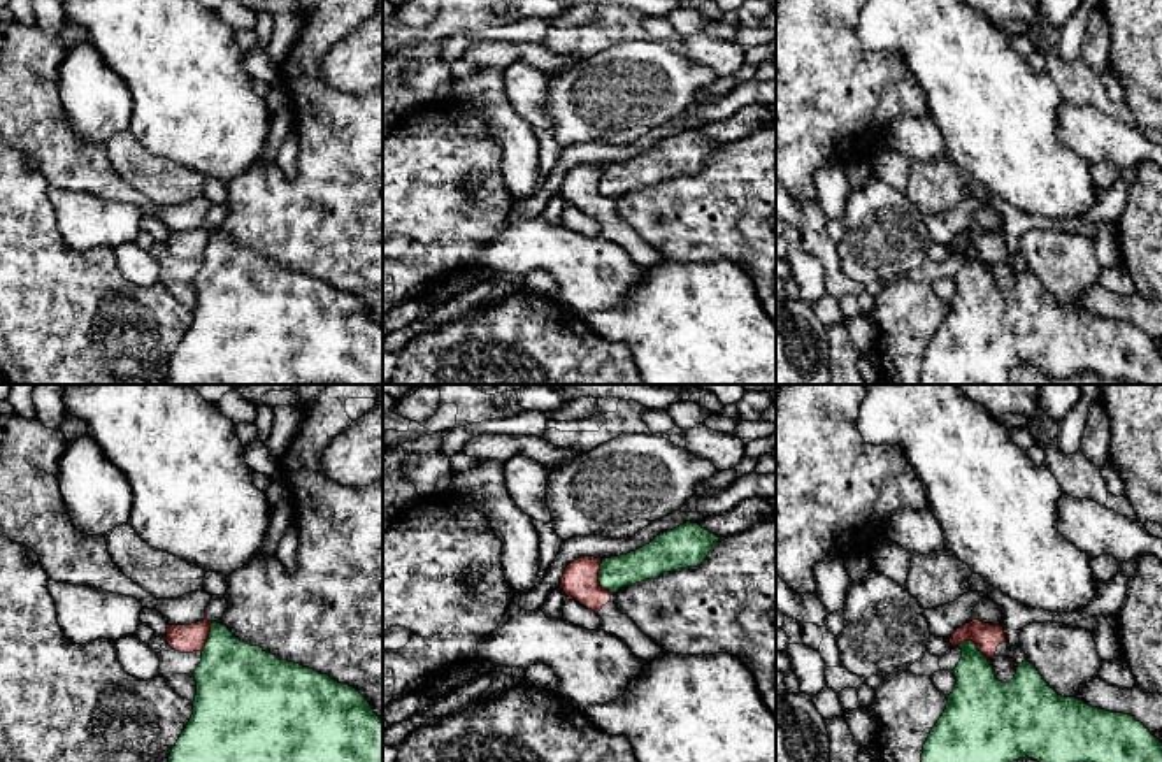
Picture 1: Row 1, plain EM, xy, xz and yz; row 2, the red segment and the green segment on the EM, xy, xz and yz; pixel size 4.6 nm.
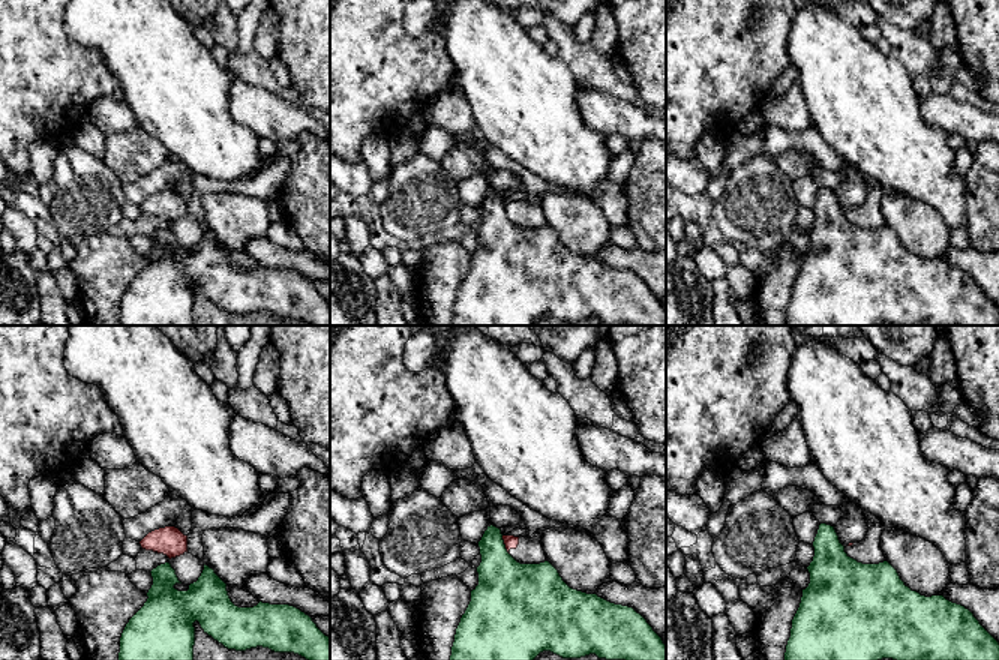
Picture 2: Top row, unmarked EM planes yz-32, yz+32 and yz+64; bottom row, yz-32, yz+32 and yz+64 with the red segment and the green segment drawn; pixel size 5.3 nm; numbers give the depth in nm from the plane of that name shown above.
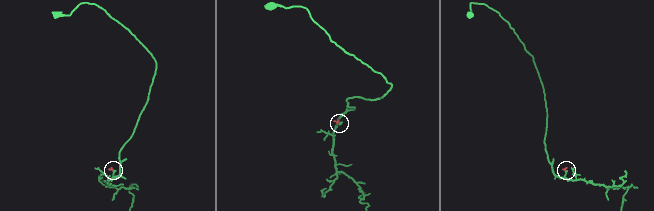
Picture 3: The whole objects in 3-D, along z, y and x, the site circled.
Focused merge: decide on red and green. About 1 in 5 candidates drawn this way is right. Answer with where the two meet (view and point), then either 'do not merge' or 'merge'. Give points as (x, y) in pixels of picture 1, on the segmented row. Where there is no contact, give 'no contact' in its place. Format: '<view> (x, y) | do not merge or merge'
xz (597, 578) | do not merge

